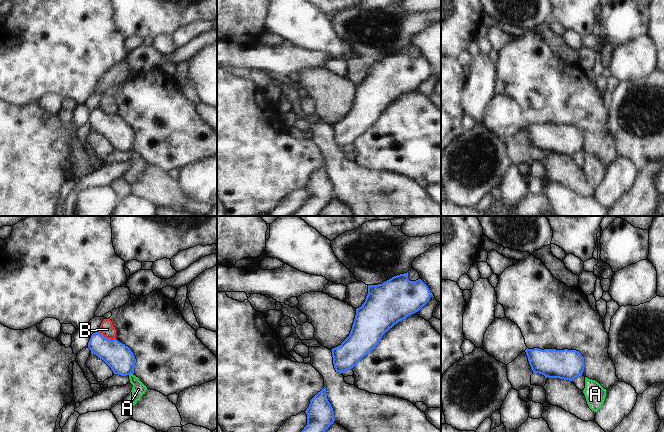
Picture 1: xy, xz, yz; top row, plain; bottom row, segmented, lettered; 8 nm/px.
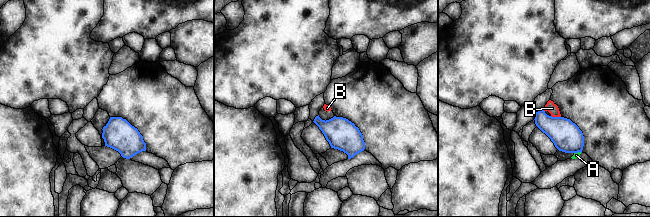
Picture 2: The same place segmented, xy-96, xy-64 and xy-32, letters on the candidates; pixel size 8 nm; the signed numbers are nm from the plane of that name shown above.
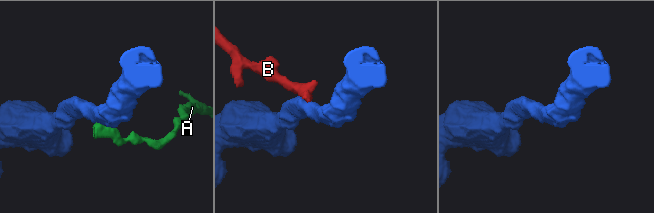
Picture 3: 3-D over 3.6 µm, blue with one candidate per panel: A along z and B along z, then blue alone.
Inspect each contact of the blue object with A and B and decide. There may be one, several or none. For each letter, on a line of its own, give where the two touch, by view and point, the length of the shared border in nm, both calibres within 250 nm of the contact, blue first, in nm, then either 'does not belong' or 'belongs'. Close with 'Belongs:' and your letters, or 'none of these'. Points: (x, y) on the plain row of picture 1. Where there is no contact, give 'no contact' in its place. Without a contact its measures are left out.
A: xy (130, 149) | 40 nm | 220/110 nm | does not belong
B: xy (106, 114) | 160 nm | 220/120 nm | does not belong
Belongs: none of these

